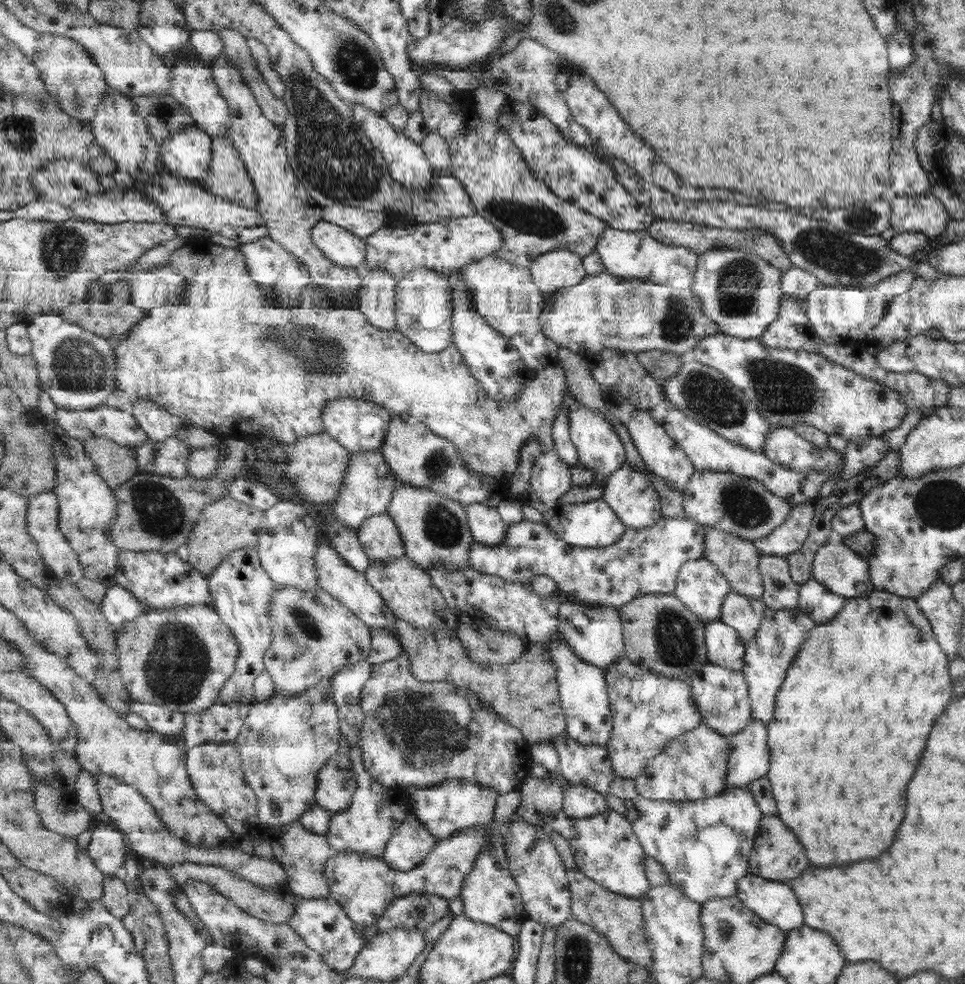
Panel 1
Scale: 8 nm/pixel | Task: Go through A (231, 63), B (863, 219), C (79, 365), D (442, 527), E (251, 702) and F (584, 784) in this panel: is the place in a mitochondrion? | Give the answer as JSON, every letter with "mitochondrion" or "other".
{"A":"other","B":"mitochondrion","C":"mitochondrion","D":"mitochondrion","E":"other","F":"other"}

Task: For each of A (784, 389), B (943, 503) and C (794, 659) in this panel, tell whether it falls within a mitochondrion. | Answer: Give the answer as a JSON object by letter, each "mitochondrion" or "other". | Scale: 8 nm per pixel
{"A":"mitochondrion","B":"mitochondrion","C":"other"}

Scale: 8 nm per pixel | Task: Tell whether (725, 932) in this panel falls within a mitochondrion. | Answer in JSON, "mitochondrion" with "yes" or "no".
{"mitochondrion":"yes"}

